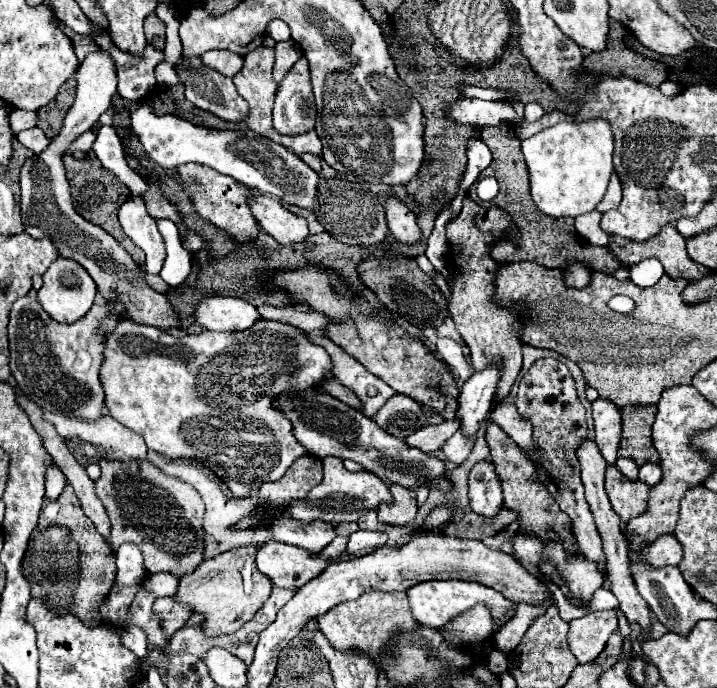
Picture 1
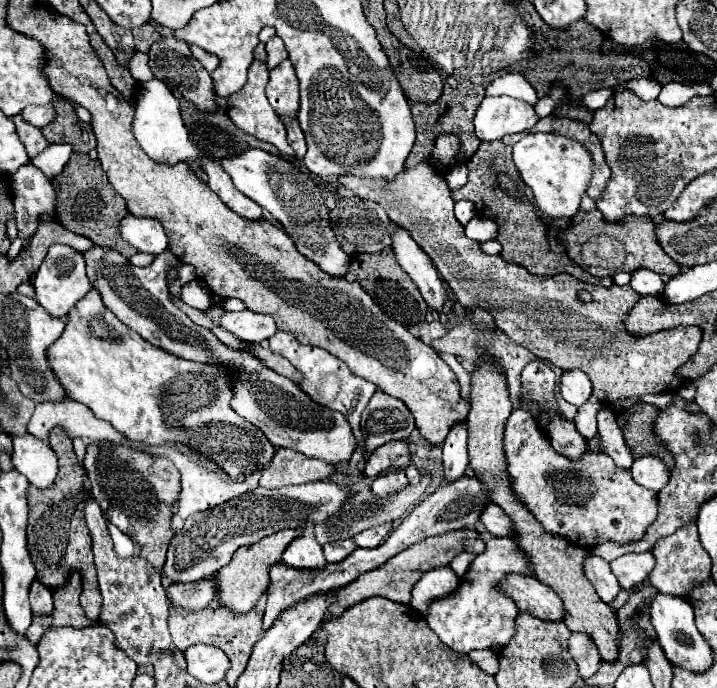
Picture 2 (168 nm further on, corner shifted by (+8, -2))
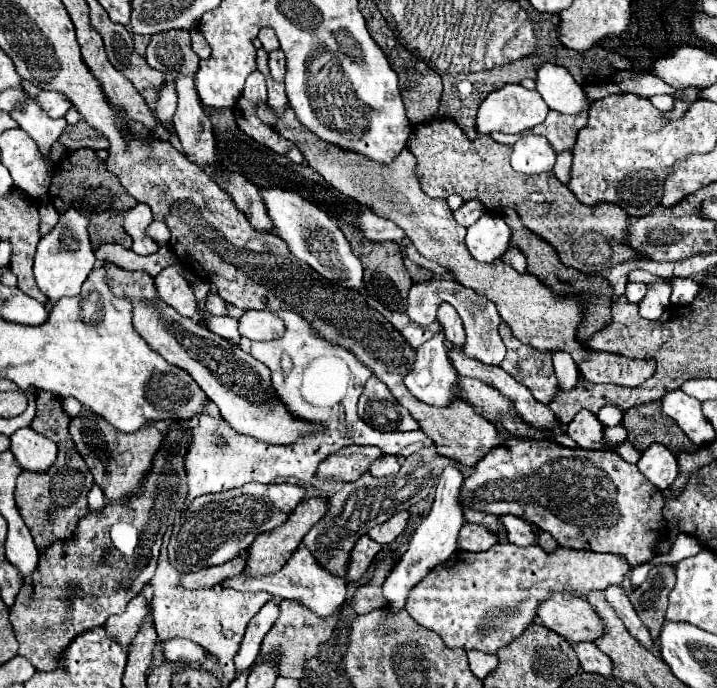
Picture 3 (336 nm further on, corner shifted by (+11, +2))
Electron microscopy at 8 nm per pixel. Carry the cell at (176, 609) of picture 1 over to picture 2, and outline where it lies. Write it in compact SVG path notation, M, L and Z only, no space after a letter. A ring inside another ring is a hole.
M206 578L190 584L172 584L166 590L166 596L178 606L184 606L190 610L204 608L216 596L216 578Z

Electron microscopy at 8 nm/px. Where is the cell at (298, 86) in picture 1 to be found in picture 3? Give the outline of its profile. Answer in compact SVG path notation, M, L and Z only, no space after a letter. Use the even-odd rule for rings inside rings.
M275 50L269 54L269 70L271 70L273 80L283 82L283 78L285 78L285 54L281 50Z

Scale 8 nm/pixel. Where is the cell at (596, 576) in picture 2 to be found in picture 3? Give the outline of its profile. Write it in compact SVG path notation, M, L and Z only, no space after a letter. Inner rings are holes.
M607 586L603 590L605 594L605 600L609 602L609 606L615 610L615 614L623 620L623 624L627 626L627 630L647 648L647 650L653 650L655 648L655 642L651 640L649 636L649 630L643 626L643 622L637 618L629 598L627 598L627 592L621 588L621 586Z

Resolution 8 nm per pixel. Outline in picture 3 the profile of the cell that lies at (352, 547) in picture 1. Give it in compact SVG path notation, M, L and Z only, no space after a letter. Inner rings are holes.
M397 512L387 522L371 528L367 532L367 536L373 538L377 544L391 544L403 532L403 528L407 524L407 518L409 518L409 512Z

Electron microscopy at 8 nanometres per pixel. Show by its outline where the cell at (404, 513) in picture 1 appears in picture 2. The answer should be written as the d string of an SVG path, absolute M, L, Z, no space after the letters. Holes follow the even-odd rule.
M390 468L390 470L386 470L384 474L380 474L380 476L374 480L372 492L374 492L374 496L384 498L384 496L388 496L388 494L404 488L406 484L408 484L408 478L406 478L406 474L402 472L402 468Z

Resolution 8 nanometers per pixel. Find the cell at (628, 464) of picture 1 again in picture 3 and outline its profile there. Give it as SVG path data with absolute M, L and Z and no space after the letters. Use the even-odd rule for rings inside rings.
M617 424L617 426L609 426L609 428L605 428L605 432L603 432L603 444L605 444L605 448L607 450L615 450L619 444L623 444L627 440L627 430L621 426L621 424Z

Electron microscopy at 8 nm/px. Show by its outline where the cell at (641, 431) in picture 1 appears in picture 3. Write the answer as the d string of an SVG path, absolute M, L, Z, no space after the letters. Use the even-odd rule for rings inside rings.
M659 400L629 408L621 424L629 432L627 440L639 452L643 452L647 446L655 442L667 446L675 456L683 452L693 454L699 450L699 446L687 438L687 434L679 428L679 424L667 414L663 414Z

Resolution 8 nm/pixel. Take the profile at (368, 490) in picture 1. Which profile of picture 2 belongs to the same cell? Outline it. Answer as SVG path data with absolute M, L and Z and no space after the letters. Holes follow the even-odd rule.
M328 480L286 486L278 490L258 486L252 492L246 492L210 510L188 516L182 530L178 530L170 542L168 568L164 564L164 574L174 582L196 582L210 578L232 560L232 554L238 548L260 542L264 536L270 536L284 528L302 528L326 522L328 516L340 510L346 498L348 488Z

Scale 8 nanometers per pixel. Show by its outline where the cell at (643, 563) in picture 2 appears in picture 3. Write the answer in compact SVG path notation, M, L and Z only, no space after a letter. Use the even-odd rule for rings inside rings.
M497 542L485 552L463 552L457 550L449 562L443 562L433 572L429 572L407 596L405 610L415 622L437 632L445 646L463 648L463 650L481 650L497 652L499 648L513 642L535 618L537 604L545 600L551 592L569 592L585 594L589 590L603 590L609 584L621 584L633 566L619 554L601 554L593 550L573 550L559 548L553 554L547 554L539 546L517 546L511 542Z

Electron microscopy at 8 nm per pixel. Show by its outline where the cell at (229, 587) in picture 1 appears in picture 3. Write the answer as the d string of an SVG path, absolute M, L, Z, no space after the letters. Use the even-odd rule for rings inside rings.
M309 498L309 500L301 502L301 506L297 506L297 510L293 510L293 514L289 516L289 520L285 524L277 526L269 534L259 534L255 538L255 542L247 550L247 562L245 562L243 574L247 574L247 576L265 576L265 574L279 572L283 568L283 564L289 560L289 554L301 544L303 536L325 514L325 510L327 510L327 502L325 500L321 500L321 498Z

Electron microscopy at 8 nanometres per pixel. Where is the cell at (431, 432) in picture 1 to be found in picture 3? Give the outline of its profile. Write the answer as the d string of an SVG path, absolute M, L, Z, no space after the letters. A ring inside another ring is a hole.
M345 446L337 454L331 454L319 466L321 478L339 478L345 482L353 482L361 478L369 470L369 466L379 460L383 452L377 446Z

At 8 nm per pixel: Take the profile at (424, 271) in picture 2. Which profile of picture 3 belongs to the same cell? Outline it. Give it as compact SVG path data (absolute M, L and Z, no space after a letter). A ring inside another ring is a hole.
M441 304L437 308L437 320L443 326L443 334L449 342L453 342L455 346L463 346L465 344L465 330L463 330L463 322L459 318L459 314L455 312L453 306L449 304Z

